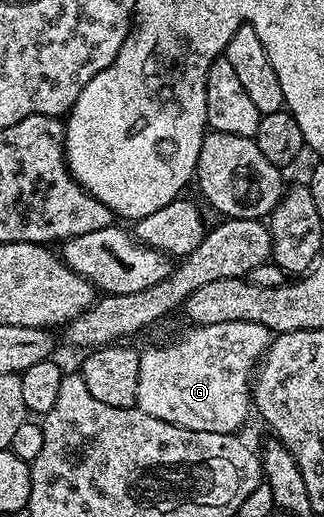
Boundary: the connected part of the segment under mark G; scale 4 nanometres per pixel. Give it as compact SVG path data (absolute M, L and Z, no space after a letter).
M250 321L211 323L189 328L191 329L182 337L141 353L136 408L175 427L191 431L236 434L237 428L248 419L249 413L251 414L251 382L261 358L269 350L270 331L267 327Z

